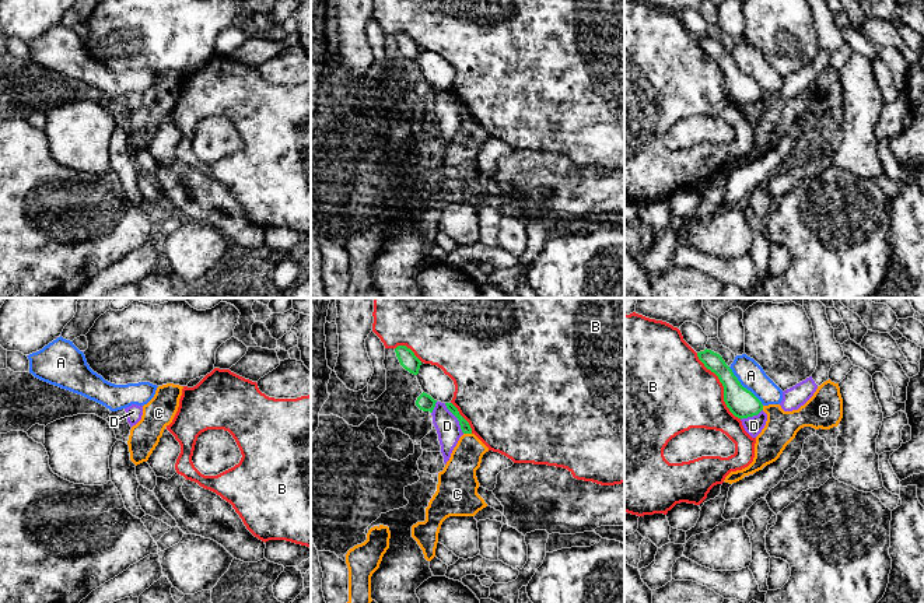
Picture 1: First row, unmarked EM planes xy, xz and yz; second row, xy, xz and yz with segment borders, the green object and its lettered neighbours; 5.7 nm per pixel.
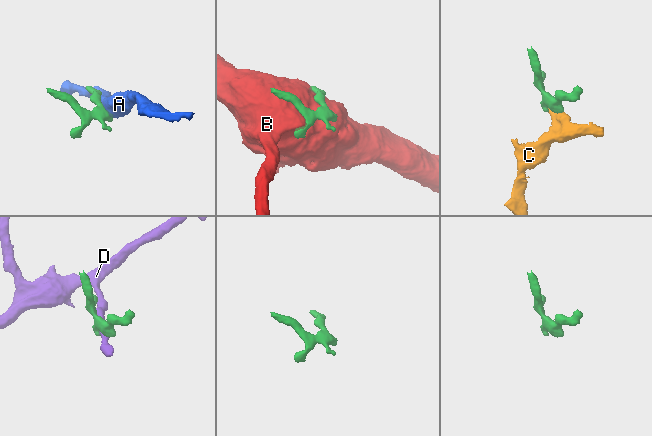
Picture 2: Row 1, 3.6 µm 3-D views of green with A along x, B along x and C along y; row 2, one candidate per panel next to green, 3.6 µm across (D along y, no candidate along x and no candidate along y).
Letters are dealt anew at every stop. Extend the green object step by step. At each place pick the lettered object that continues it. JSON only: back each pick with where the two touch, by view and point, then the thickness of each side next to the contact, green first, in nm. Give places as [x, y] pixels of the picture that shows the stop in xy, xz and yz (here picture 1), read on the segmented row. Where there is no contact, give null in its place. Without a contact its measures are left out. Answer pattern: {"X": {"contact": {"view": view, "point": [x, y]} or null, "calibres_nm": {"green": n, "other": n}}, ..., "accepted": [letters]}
{"accepted": []}

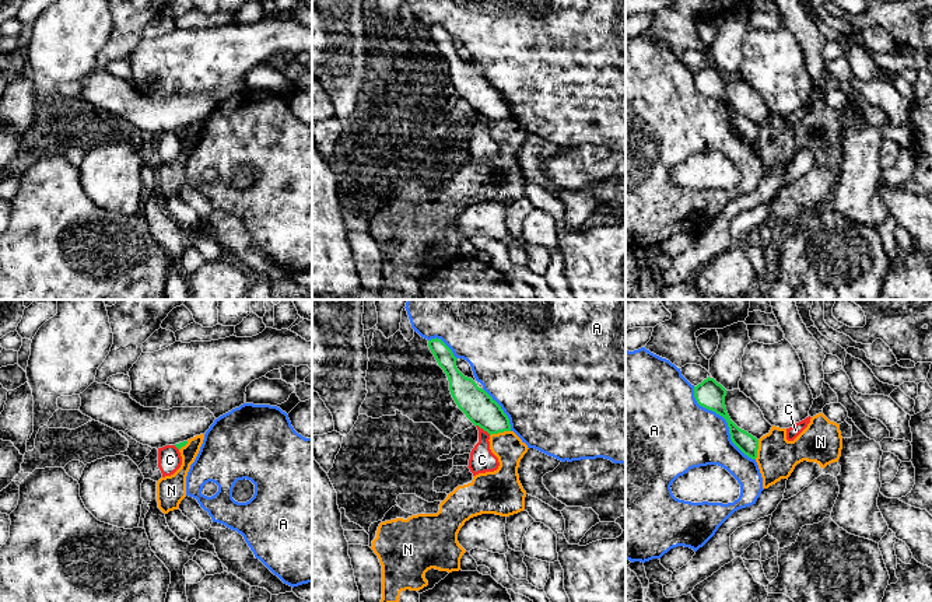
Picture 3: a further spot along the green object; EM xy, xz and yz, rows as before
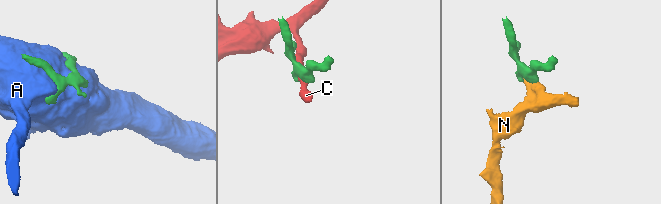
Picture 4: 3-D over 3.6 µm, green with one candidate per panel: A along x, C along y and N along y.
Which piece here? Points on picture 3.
{"accepted": []}

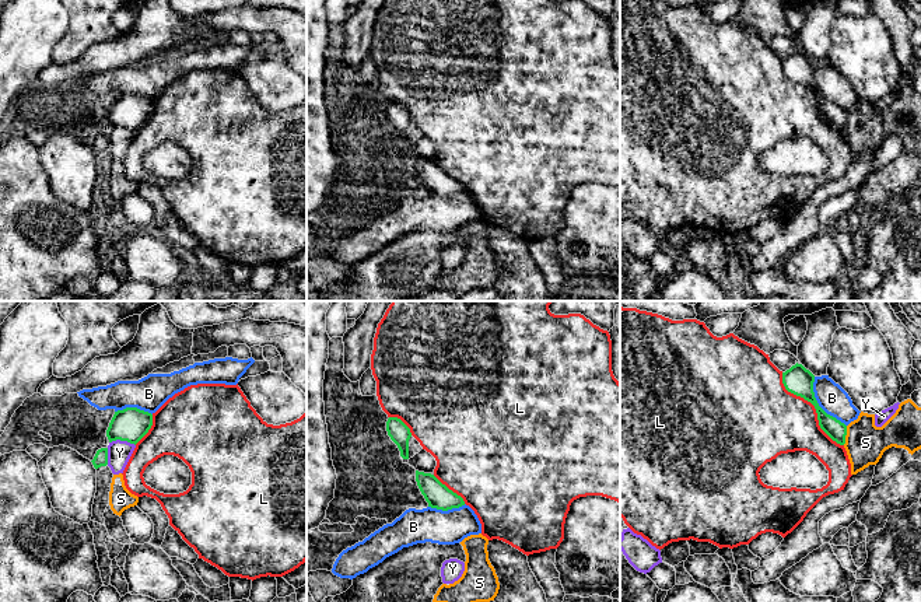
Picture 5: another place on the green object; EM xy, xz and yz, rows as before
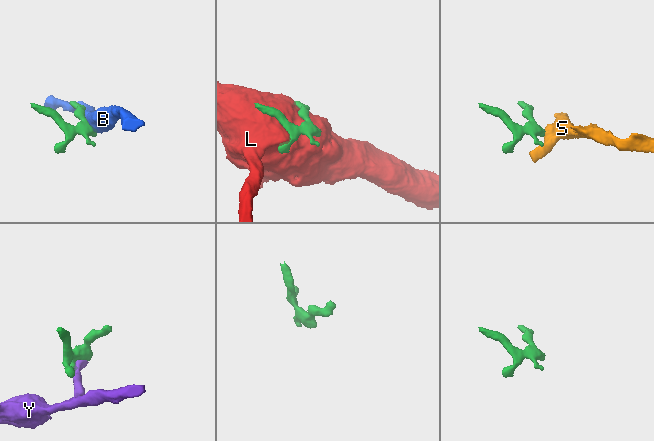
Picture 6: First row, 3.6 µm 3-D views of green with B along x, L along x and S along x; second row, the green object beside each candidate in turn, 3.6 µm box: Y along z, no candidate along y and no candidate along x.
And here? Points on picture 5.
{"accepted": []}

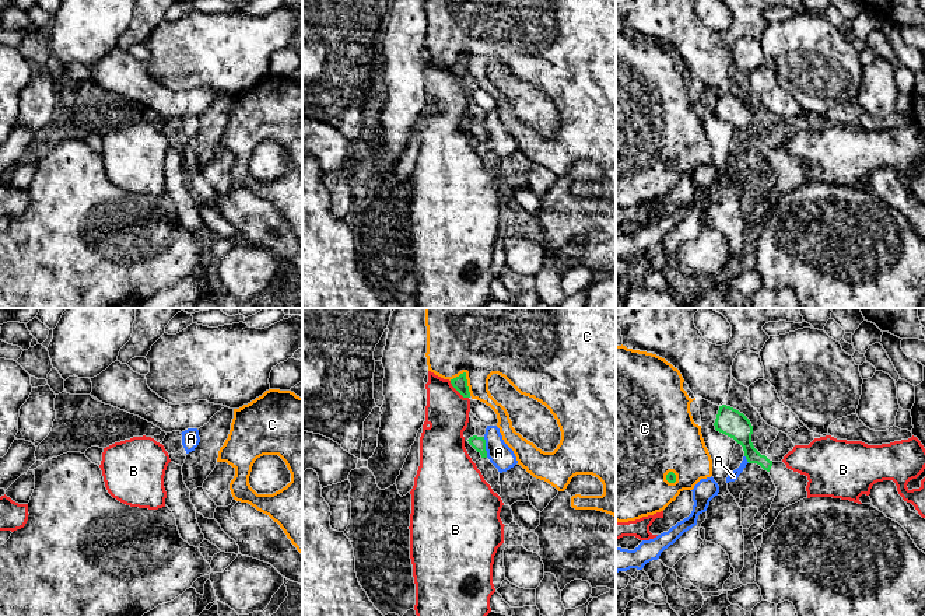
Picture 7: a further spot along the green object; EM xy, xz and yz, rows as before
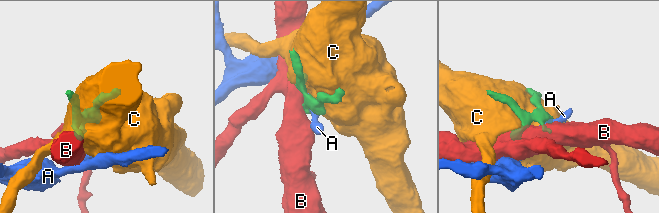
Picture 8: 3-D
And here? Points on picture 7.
{"accepted": []}

